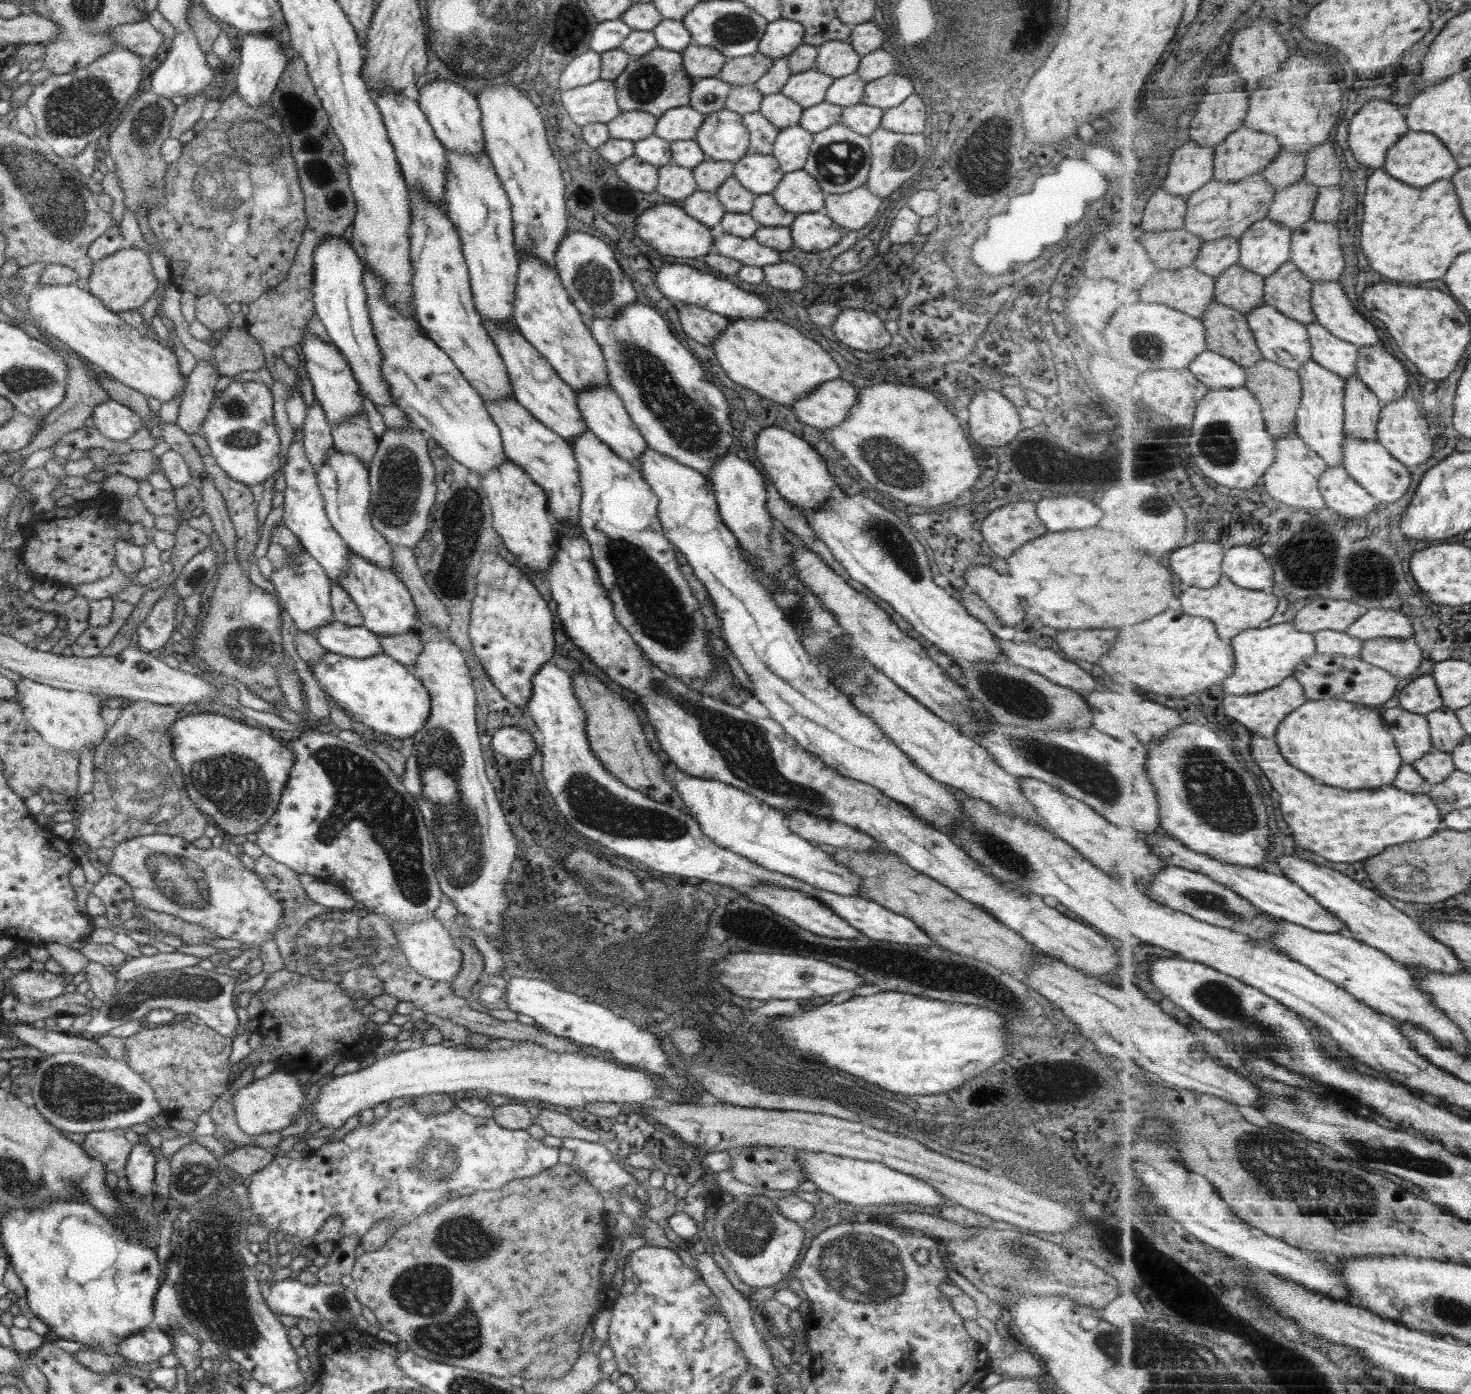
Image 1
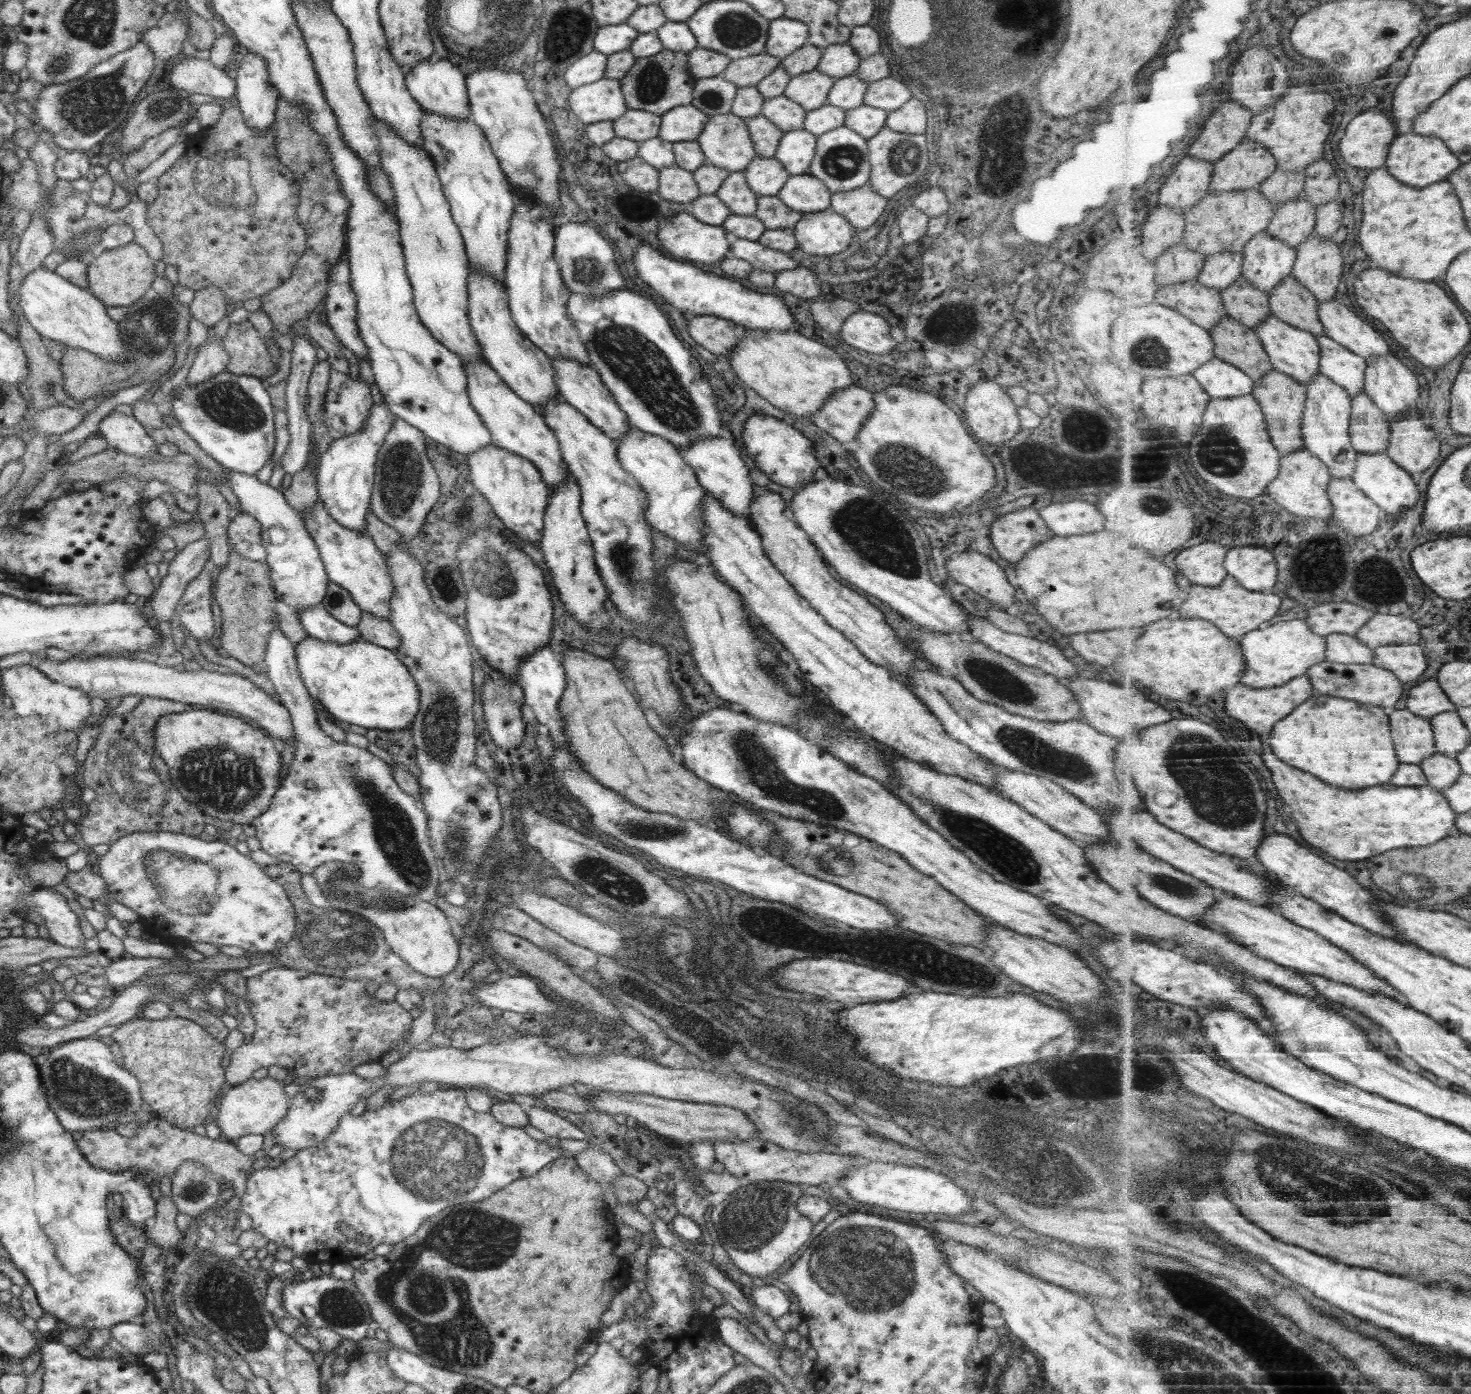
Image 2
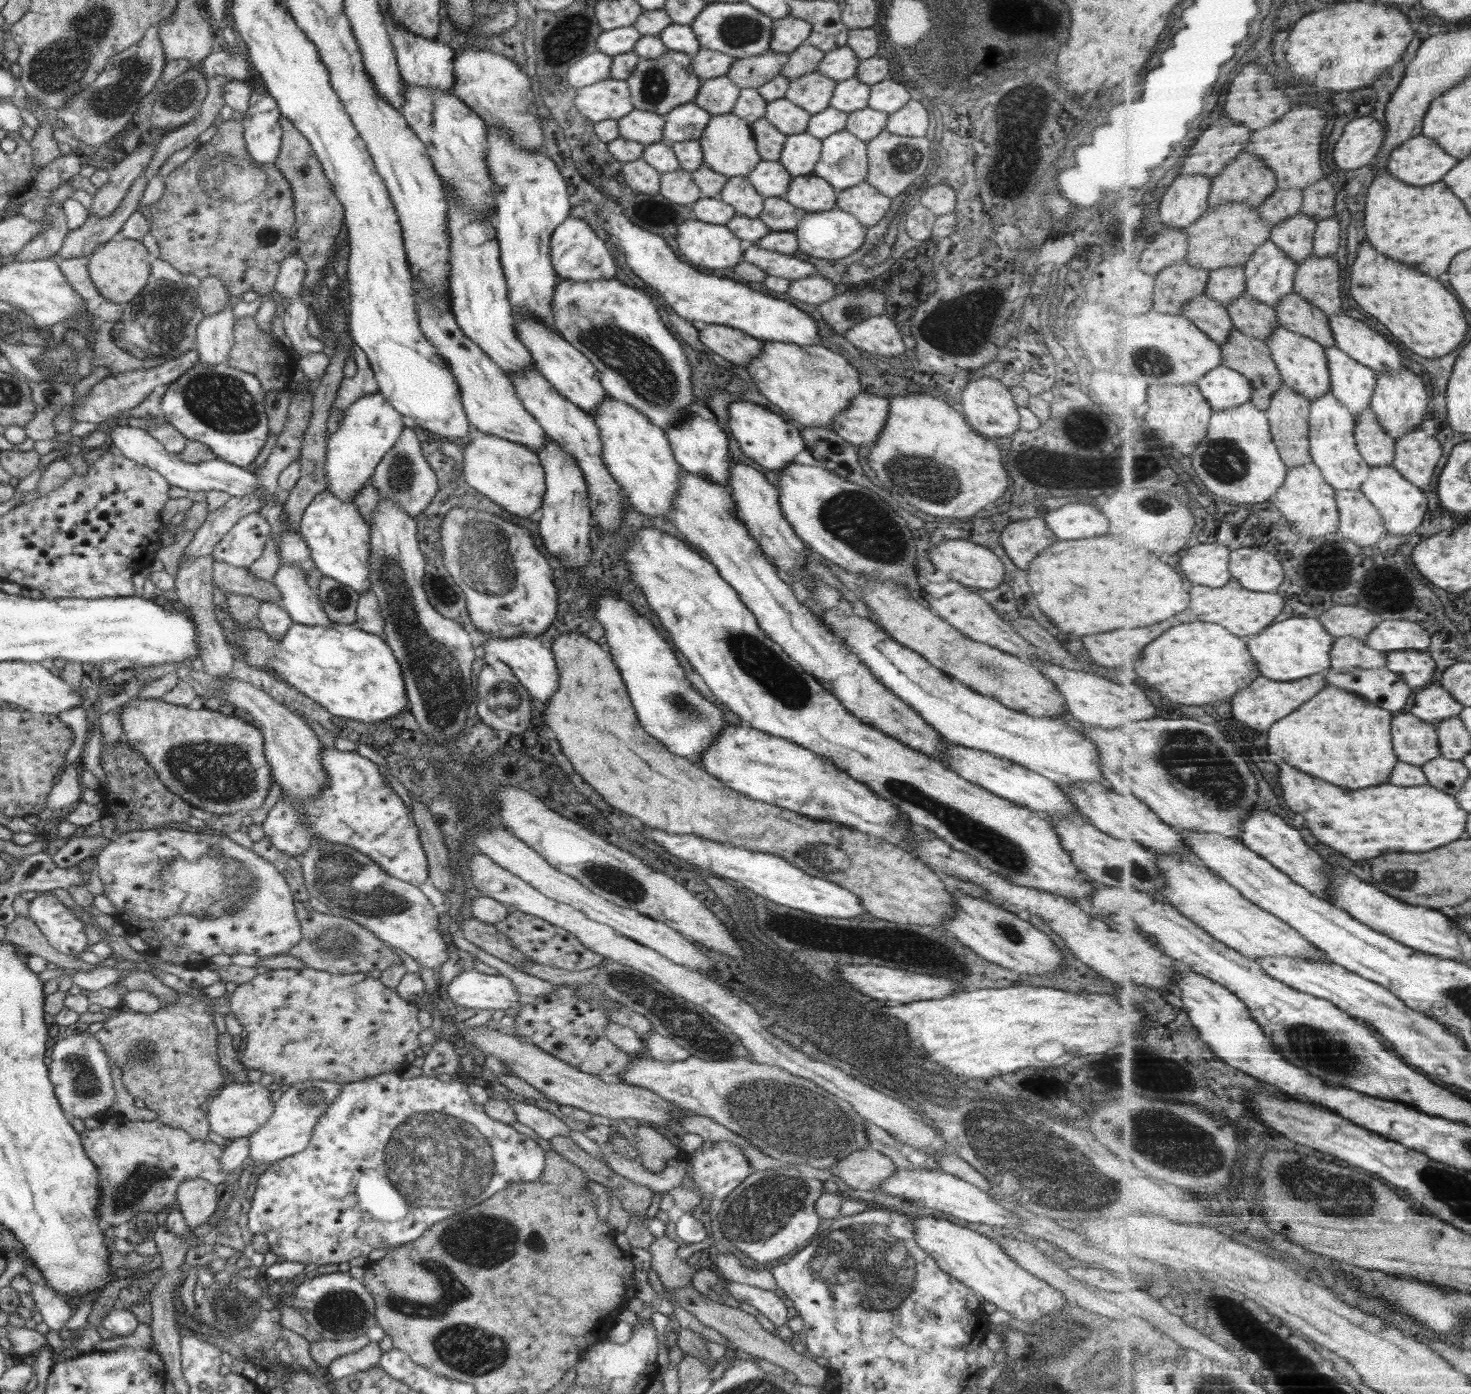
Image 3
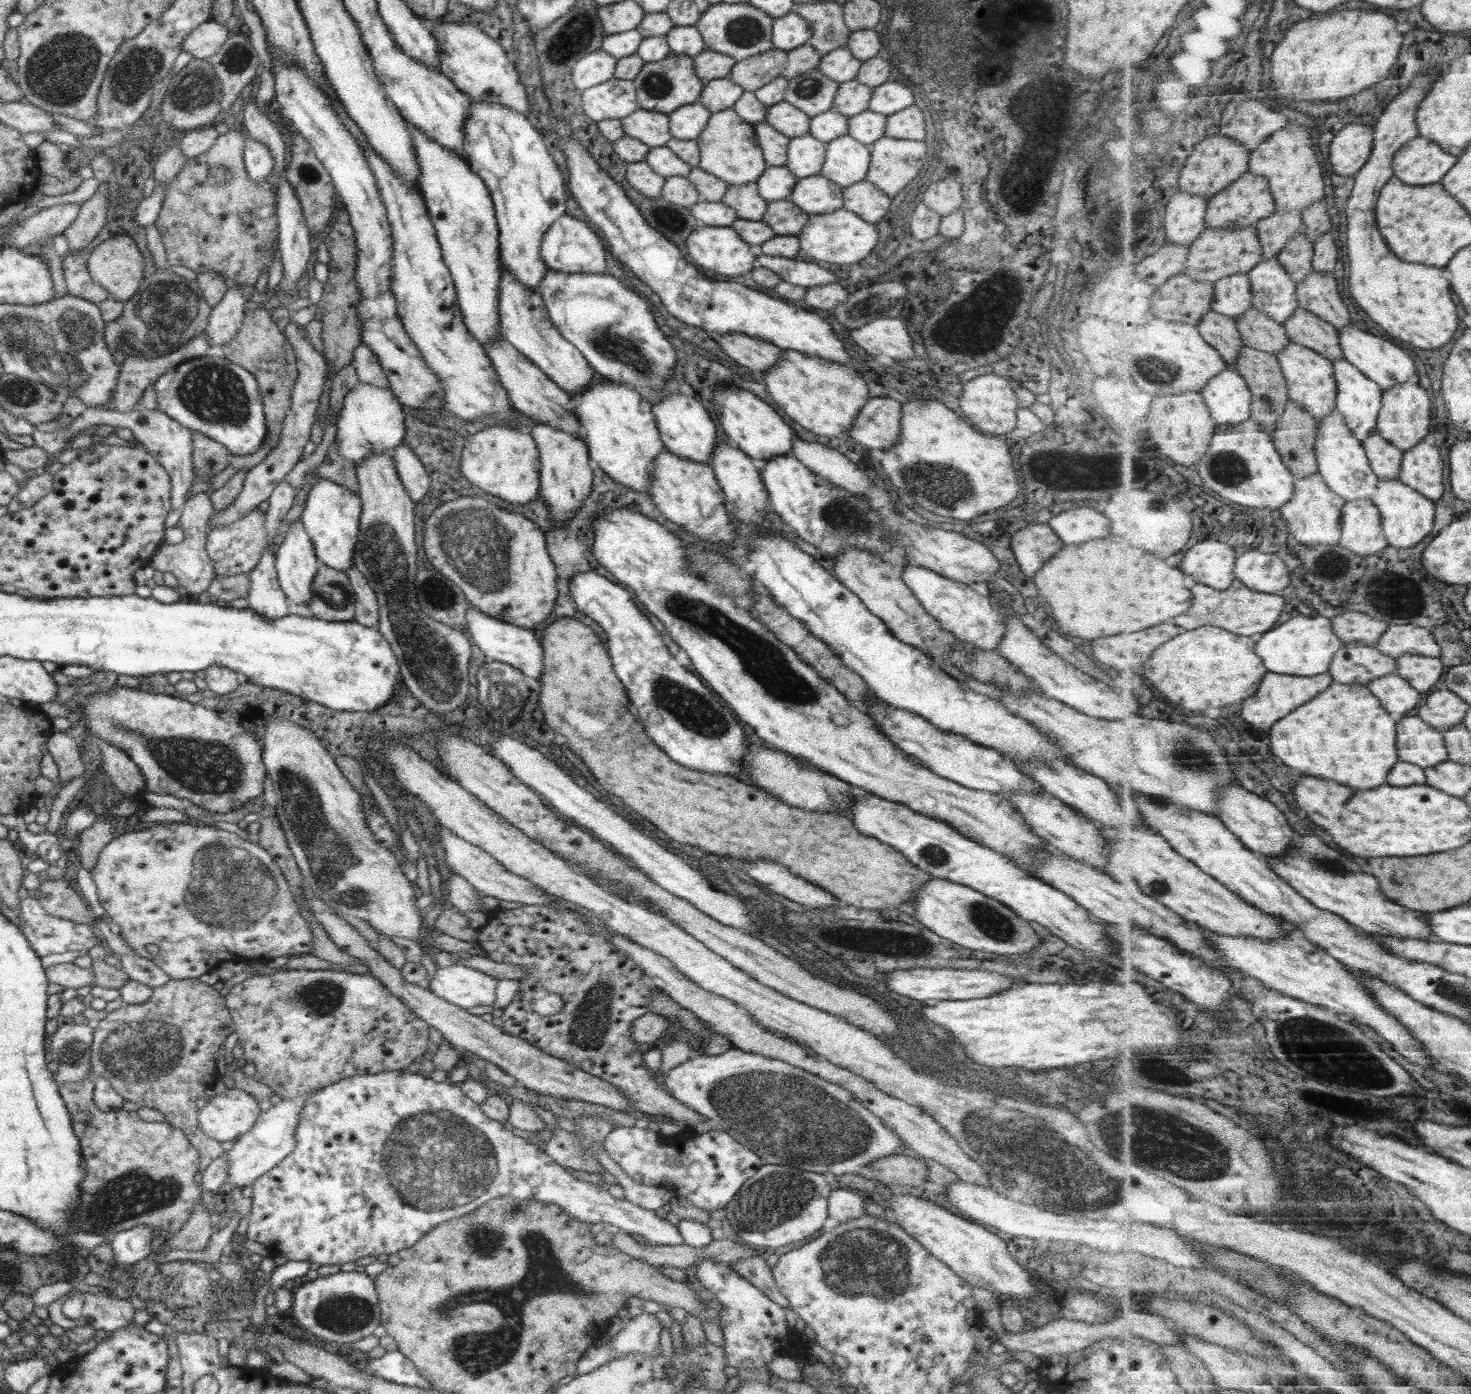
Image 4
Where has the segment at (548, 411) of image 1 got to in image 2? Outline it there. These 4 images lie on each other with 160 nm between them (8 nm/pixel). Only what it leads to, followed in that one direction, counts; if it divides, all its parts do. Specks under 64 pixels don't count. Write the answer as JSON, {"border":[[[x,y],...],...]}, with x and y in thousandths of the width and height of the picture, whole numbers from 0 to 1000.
{"border":[[[319,191],[319,197],[318,197],[318,228],[322,237],[324,244],[326,246],[326,251],[328,251],[328,255],[330,260],[341,270],[341,272],[355,286],[363,291],[365,294],[367,294],[367,291],[369,290],[372,290],[373,287],[376,287],[377,284],[381,285],[380,278],[377,275],[377,267],[376,261],[373,255],[370,254],[370,253],[367,252],[367,250],[365,250],[363,246],[360,245],[355,237],[351,235],[351,232],[349,231],[349,229],[347,227],[348,225],[345,221],[345,212],[344,209],[344,206],[343,203],[339,202],[339,201],[337,200],[337,198],[334,198],[334,197],[330,197],[330,195],[327,195],[327,194],[322,194],[320,191]]]}

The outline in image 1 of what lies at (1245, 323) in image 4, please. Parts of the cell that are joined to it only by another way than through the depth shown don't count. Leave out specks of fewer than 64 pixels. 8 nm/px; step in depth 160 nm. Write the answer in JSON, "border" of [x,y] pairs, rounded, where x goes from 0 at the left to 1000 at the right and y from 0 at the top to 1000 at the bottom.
{"border":[[[841,188],[827,199],[827,216],[848,225],[861,217],[861,203],[860,198]]]}

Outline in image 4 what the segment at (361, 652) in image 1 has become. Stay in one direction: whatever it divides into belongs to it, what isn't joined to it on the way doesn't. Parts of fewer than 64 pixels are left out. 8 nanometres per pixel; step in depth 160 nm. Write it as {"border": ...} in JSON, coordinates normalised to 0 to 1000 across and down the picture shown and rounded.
{"border":[[[205,372],[198,374],[194,387],[188,394],[188,410],[190,423],[199,433],[208,435],[214,428],[211,421],[217,405]]]}

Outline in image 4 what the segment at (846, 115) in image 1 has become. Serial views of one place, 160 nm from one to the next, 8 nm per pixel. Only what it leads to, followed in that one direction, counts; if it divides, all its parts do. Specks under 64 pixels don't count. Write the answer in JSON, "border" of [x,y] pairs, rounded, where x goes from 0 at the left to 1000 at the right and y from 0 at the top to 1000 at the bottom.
{"border":[[[590,78],[576,85],[576,97],[591,105],[602,97],[603,83]]]}

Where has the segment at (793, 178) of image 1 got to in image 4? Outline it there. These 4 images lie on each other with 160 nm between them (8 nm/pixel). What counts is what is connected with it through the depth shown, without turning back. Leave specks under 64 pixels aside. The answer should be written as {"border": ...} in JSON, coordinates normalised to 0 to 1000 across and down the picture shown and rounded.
{"border":[[[557,125],[545,127],[535,144],[551,154],[565,153],[573,150],[573,134]]]}

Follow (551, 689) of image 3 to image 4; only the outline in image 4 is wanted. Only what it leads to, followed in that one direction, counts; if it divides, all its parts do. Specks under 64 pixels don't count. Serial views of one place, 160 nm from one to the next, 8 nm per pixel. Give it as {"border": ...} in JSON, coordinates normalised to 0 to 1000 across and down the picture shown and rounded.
{"border":[[[320,433],[317,435],[317,446],[318,446],[318,451],[321,456],[320,460],[322,460],[324,465],[328,468],[330,473],[346,476],[364,488],[368,486],[370,466],[368,465],[368,461],[363,457],[362,452],[351,450],[329,441]]]}

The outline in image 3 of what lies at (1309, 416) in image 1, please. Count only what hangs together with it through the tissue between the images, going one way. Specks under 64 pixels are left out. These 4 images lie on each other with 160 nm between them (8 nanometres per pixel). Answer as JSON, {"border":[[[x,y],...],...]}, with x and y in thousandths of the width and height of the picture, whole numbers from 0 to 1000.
{"border":[[[906,280],[893,288],[891,293],[891,325],[902,345],[909,352],[925,352],[932,341],[932,333],[925,324],[922,313],[923,298]]]}

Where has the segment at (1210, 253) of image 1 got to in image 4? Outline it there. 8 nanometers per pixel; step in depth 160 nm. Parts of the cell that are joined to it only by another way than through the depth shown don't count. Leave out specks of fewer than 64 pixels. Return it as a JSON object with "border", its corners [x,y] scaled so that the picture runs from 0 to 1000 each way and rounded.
{"border":[[[849,196],[840,197],[826,203],[825,221],[828,224],[841,230],[851,220],[852,204]]]}

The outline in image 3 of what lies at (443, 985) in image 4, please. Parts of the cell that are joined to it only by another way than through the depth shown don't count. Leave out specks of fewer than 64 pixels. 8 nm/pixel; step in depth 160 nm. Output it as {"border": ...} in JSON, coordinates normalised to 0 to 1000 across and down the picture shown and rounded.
{"border":[[[324,695],[308,702],[304,712],[311,721],[325,725],[353,723],[357,717],[351,712],[351,708],[345,701],[330,699]]]}

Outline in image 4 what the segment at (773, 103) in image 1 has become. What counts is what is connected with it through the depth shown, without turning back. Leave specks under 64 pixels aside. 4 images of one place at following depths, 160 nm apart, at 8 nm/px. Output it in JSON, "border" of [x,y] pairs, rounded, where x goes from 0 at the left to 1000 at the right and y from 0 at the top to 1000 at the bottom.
{"border":[[[530,72],[521,77],[520,88],[538,100],[550,97],[551,85],[551,84],[547,80],[538,76],[536,73]]]}

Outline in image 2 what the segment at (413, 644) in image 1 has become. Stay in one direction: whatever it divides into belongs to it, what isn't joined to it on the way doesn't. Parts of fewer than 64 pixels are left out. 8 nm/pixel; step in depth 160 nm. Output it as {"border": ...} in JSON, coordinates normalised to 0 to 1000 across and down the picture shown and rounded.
{"border":[[[246,440],[245,447],[242,449],[245,458],[264,466],[269,467],[273,463],[273,456],[266,450],[265,445],[257,444],[252,440]]]}

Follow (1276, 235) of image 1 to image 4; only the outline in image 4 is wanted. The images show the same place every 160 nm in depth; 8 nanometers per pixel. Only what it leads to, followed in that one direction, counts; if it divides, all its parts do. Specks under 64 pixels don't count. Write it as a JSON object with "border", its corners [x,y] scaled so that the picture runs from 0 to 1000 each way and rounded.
{"border":[[[869,184],[859,186],[854,192],[849,195],[849,197],[852,204],[852,220],[862,225],[873,233],[877,230],[884,221],[882,204],[871,187]]]}

